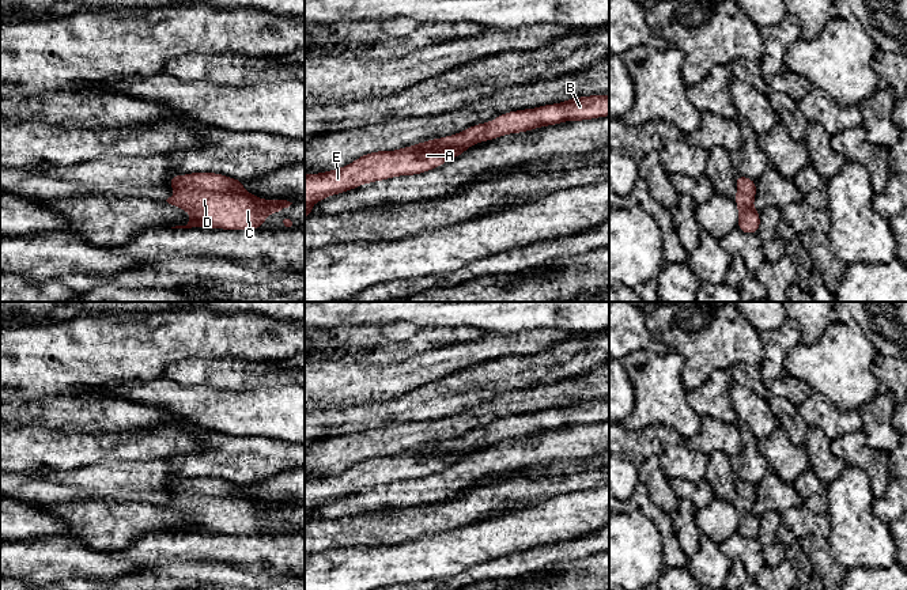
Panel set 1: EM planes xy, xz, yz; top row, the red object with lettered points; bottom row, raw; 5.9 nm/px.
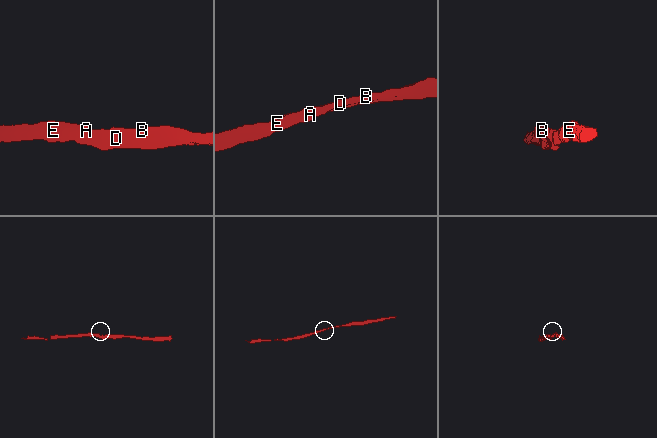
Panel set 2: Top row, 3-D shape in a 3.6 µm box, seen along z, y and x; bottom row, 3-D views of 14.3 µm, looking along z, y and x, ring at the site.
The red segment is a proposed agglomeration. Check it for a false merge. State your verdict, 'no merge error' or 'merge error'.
no merge error

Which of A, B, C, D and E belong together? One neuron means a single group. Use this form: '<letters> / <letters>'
A B C D E

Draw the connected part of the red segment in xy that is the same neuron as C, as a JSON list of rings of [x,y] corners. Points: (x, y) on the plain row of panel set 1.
[[[218,477],[171,480],[169,488],[177,498],[166,506],[193,521],[186,530],[171,533],[261,533],[269,518],[277,518],[292,508],[287,504],[256,502],[242,492],[243,485]]]

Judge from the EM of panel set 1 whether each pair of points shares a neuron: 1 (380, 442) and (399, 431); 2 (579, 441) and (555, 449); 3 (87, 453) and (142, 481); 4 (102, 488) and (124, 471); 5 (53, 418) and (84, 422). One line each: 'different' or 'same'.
1: same
2: same
3: different
4: same
5: same

